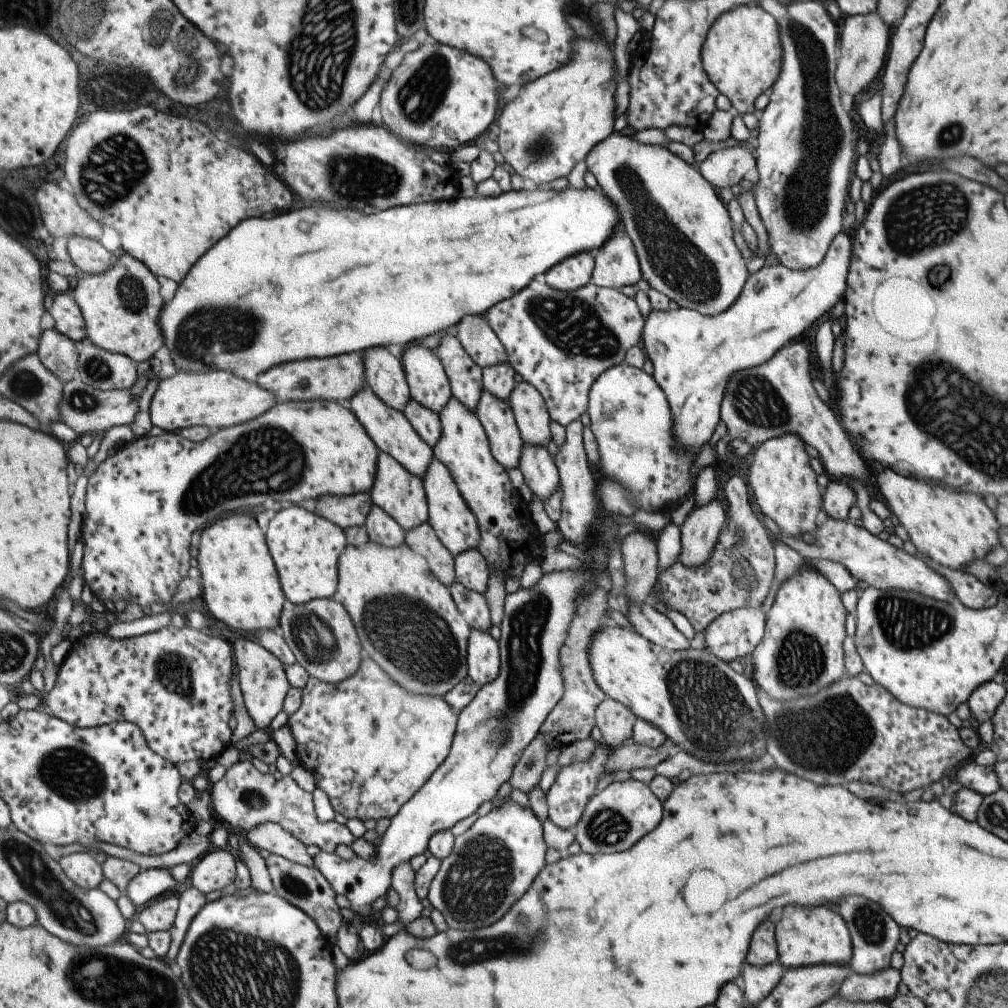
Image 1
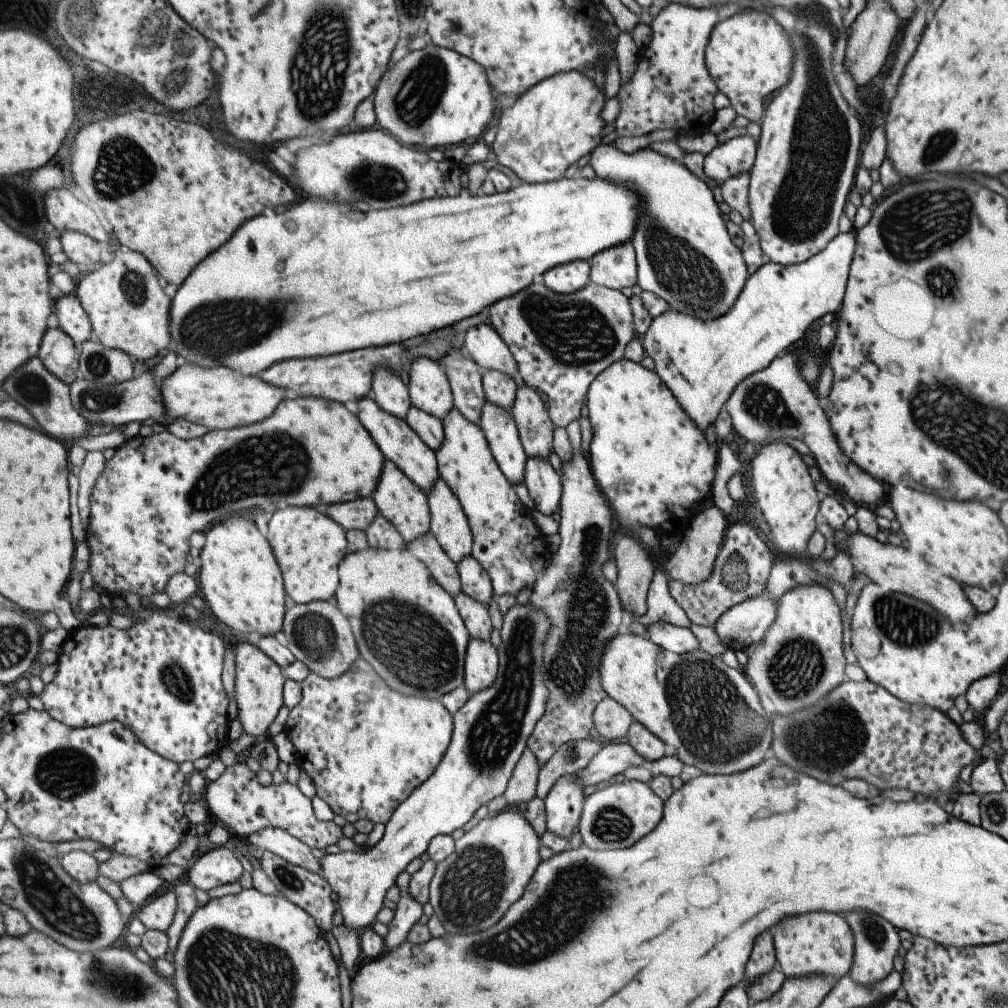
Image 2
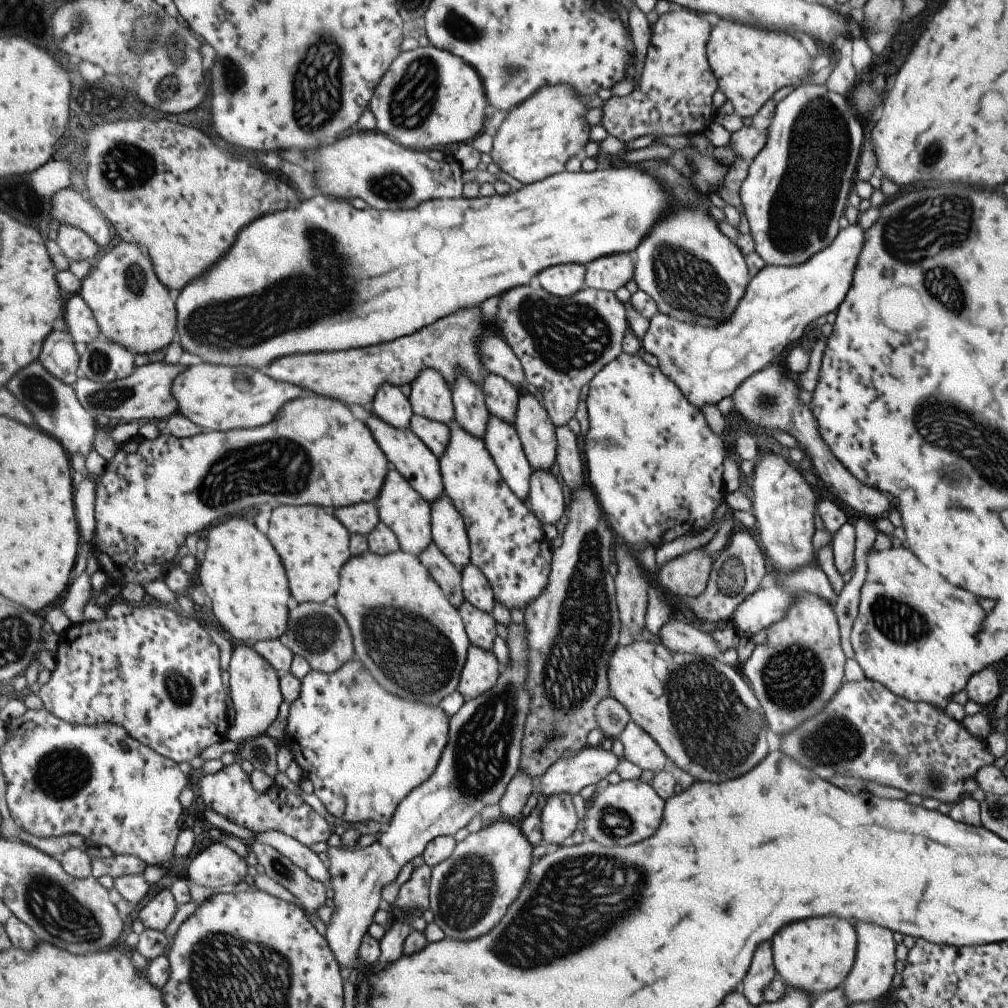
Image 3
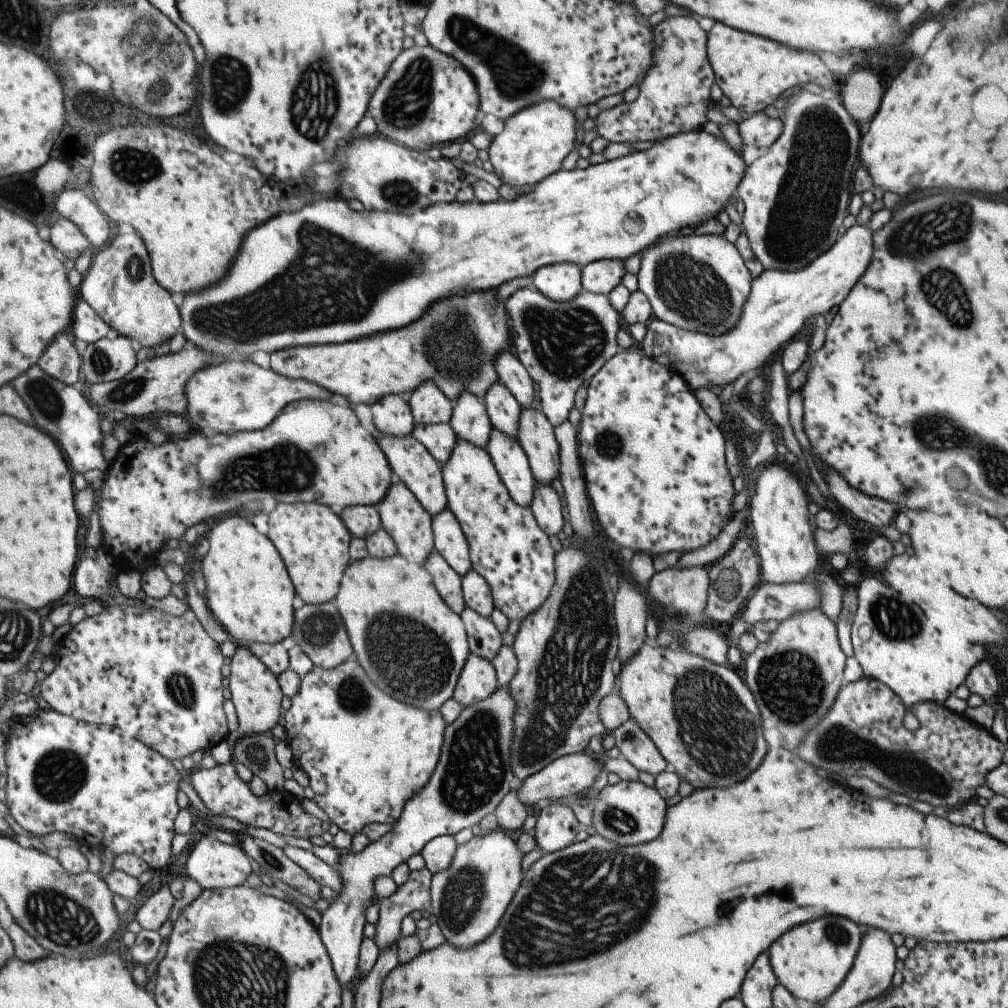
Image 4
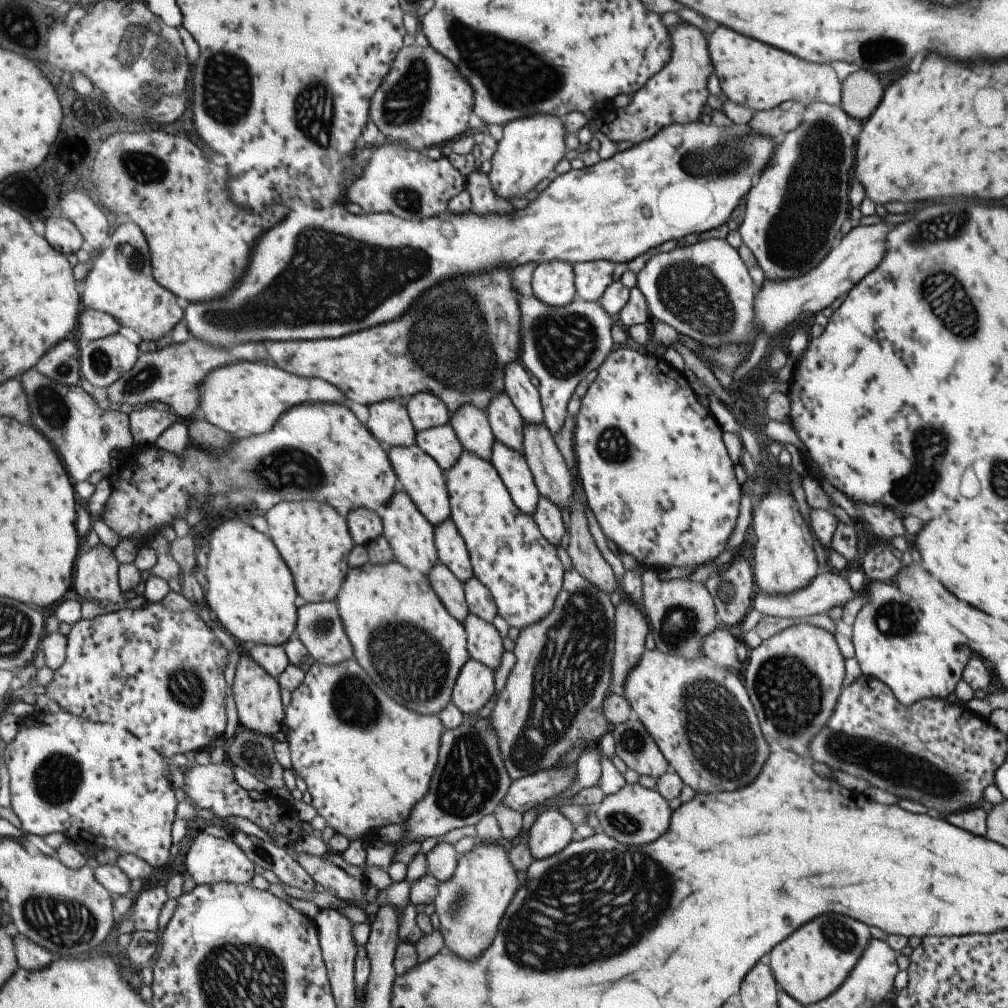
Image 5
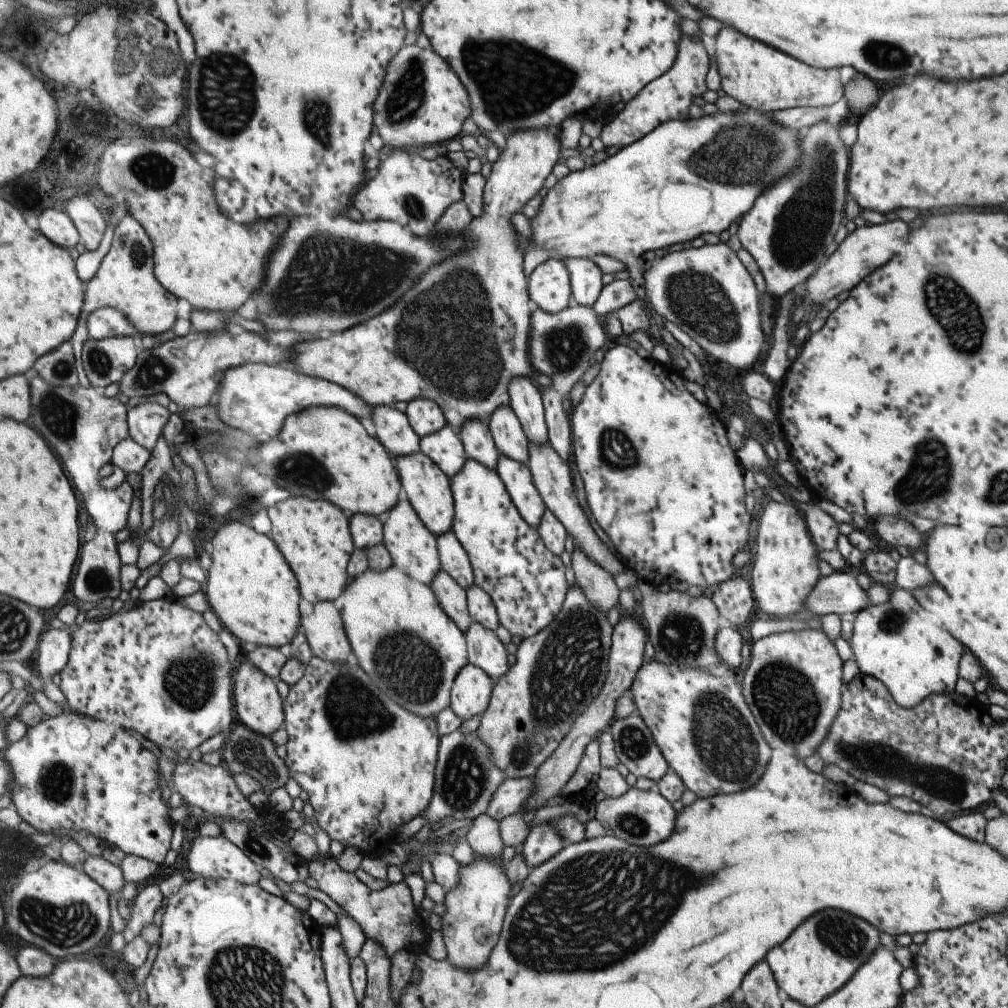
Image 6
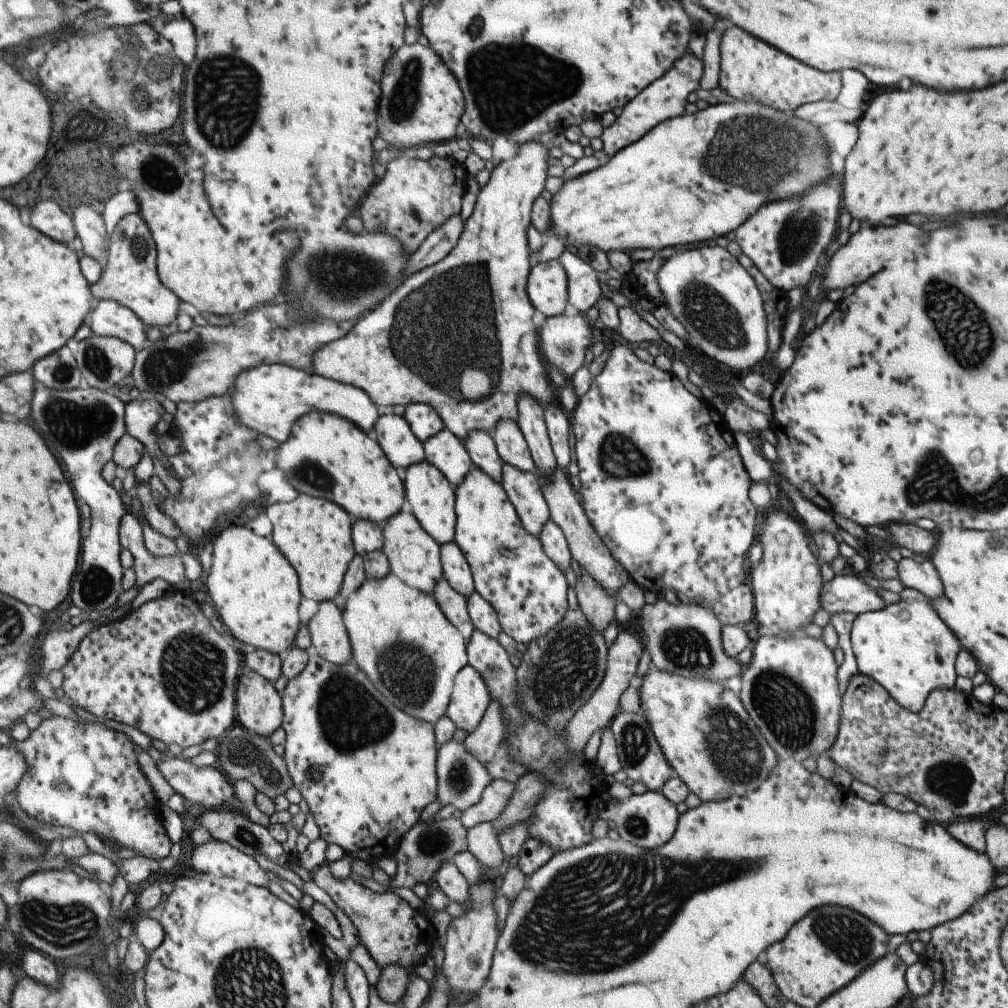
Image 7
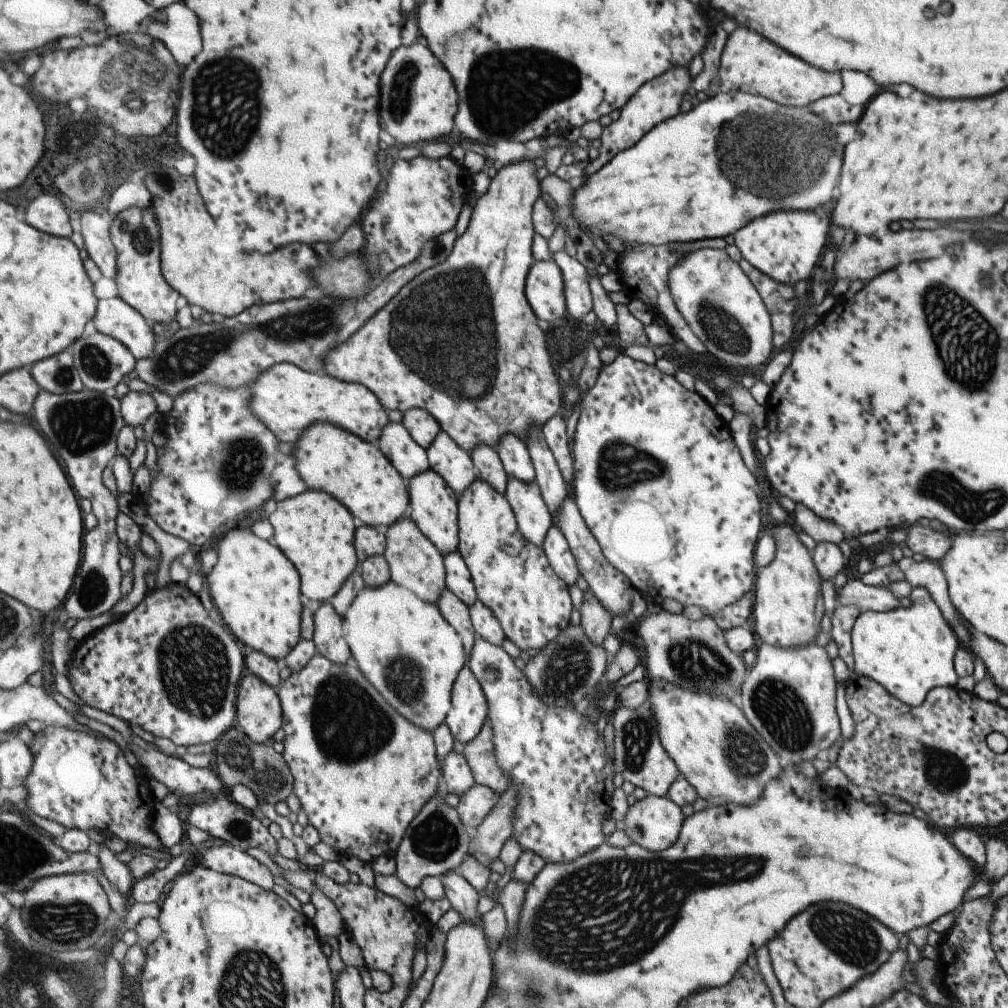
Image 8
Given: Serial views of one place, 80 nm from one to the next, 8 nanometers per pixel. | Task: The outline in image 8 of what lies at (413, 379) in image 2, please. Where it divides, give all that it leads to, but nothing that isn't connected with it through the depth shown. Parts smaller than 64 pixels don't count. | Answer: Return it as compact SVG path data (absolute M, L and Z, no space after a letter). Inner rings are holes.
M412 408L402 412L402 425L421 448L426 449L439 436L440 425L426 410Z

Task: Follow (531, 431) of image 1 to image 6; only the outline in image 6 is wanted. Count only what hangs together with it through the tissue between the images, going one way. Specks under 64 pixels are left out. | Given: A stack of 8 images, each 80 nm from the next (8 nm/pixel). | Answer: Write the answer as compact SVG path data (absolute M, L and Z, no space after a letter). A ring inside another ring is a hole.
M549 441L544 443L528 442L528 455L526 458L527 468L530 470L530 475L544 505L549 509L573 538L573 545L582 553L585 553L592 561L595 561L604 570L608 570L613 576L615 572L622 572L623 566L620 560L609 553L609 550L601 543L599 538L591 529L587 517L577 503L575 498L575 490L573 489L573 481L571 481L571 472L567 466L566 460L563 460L549 444Z

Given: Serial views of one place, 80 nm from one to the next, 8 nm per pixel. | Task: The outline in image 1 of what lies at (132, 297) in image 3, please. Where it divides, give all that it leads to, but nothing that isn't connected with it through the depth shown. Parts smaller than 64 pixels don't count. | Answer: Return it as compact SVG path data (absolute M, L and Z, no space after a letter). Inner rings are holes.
M122 251L106 273L79 279L72 294L84 314L87 338L95 346L145 362L165 345L160 318L167 302L161 296L156 274L133 255Z

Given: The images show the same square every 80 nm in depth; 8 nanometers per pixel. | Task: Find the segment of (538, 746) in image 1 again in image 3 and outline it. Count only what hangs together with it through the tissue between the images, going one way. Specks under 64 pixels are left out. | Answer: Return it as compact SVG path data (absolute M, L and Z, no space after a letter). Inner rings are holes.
M518 771L511 777L498 800L498 809L503 818L520 821L528 805L529 795L534 793L534 780L525 772Z

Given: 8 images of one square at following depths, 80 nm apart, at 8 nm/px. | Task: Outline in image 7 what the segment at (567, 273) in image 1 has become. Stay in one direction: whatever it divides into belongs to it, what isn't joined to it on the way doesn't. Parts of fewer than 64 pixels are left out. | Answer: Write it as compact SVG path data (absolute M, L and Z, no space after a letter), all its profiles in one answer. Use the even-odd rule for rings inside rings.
M557 259L537 263L529 269L526 293L535 310L545 317L563 313L567 304L566 274Z

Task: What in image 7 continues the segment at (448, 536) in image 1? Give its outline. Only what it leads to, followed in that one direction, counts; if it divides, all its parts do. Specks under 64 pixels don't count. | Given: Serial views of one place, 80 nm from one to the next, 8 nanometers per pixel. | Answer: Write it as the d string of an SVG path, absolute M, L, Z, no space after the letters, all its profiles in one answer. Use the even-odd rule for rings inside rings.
M455 542L443 544L440 549L443 578L465 598L474 590L472 574L464 554Z

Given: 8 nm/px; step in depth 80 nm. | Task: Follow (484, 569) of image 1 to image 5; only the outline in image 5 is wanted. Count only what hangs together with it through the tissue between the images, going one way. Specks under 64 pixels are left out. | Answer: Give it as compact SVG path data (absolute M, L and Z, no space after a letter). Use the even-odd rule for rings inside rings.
M471 575L462 584L462 587L468 612L491 623L496 615L496 606L486 586L483 586L478 578Z

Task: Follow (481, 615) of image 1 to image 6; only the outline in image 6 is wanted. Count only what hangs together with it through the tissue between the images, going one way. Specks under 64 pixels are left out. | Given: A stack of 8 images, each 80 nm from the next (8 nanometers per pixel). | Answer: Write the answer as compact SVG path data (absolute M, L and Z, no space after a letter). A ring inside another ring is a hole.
M471 621L464 637L468 662L484 670L495 683L508 669L505 646L494 631L475 621Z

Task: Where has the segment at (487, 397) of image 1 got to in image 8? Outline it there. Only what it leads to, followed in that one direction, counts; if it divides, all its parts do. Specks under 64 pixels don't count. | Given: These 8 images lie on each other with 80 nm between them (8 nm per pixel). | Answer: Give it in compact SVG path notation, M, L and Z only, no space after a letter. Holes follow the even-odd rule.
M511 475L506 477L503 495L513 511L517 528L527 542L540 547L546 530L552 524L552 516L544 505L539 487L534 480L524 483Z

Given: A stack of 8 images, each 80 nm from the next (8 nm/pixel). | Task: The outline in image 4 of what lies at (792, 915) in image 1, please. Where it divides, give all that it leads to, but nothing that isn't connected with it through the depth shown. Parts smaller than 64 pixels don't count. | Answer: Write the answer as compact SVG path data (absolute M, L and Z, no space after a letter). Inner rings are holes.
M825 916L801 926L793 926L773 942L767 950L768 961L777 982L783 985L789 994L801 1000L817 1001L828 999L843 982L853 964L861 940L861 930L857 924L839 918Z

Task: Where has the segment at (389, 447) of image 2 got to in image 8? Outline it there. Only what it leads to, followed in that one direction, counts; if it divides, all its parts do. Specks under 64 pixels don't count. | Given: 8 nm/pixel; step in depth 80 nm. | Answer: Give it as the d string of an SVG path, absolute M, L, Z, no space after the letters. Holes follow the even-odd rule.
M423 469L409 478L408 491L410 510L408 516L442 555L455 551L458 535L458 518L455 514L457 514L458 504L455 504L453 490L434 470Z

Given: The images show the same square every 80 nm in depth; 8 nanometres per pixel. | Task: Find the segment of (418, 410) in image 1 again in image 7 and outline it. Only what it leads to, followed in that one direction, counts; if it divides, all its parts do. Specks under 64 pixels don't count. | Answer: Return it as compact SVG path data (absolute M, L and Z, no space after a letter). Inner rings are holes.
M443 428L422 442L424 459L432 464L453 486L459 484L473 464L462 442Z

